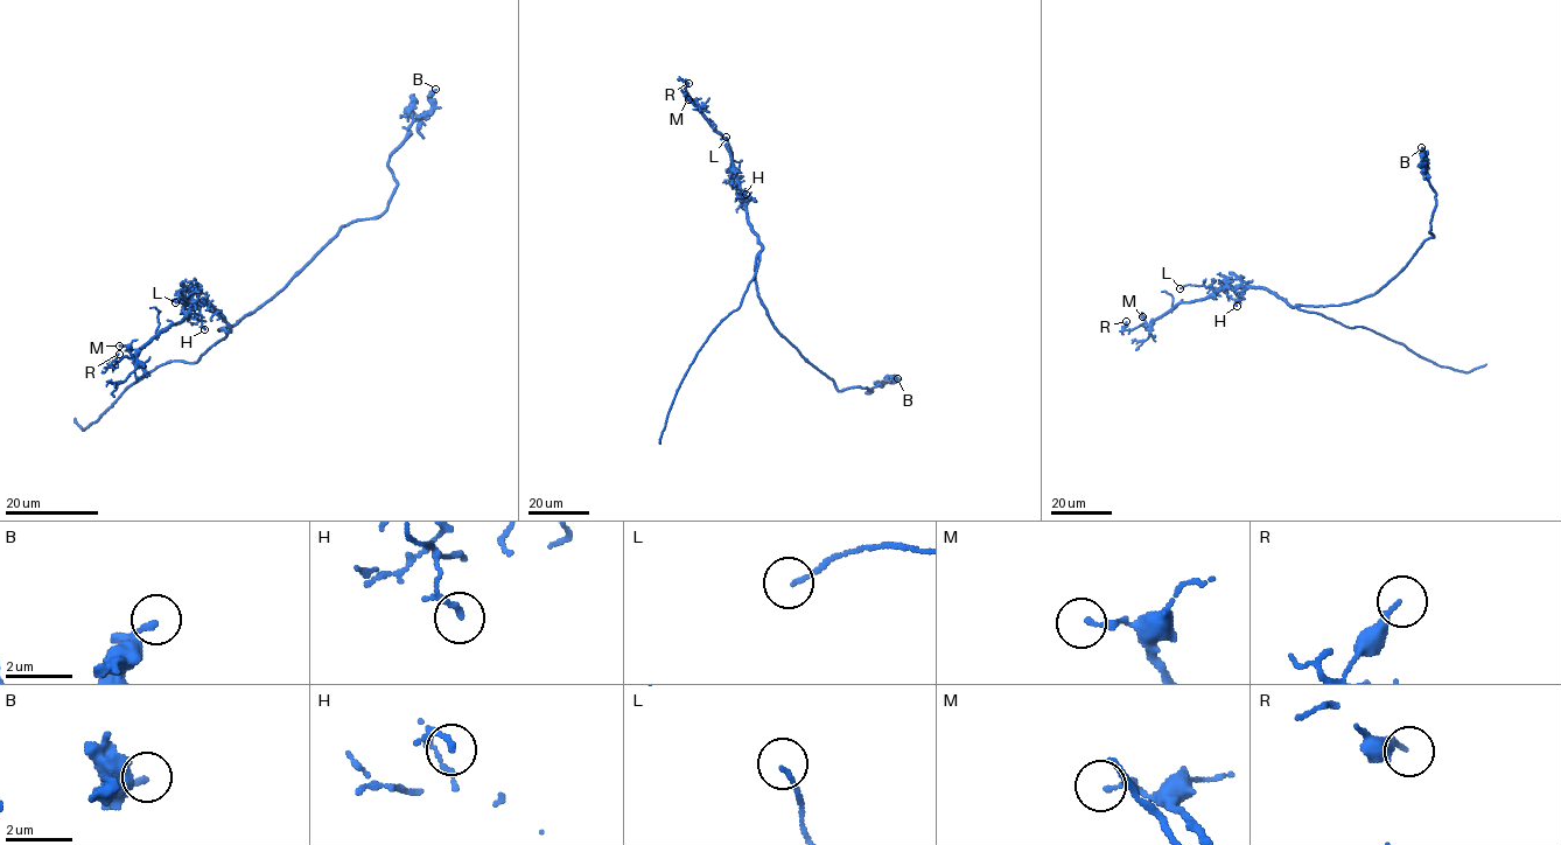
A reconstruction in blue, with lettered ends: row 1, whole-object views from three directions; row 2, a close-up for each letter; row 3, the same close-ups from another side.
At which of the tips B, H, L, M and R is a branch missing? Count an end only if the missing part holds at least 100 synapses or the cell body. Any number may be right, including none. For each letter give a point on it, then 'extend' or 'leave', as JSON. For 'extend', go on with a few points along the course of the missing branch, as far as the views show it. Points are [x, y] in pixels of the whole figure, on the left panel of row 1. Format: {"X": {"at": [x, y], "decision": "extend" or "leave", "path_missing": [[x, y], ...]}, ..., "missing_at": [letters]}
{"B": {"at": [435, 89], "decision": "leave"}, "H": {"at": [204, 329], "decision": "leave"}, "L": {"at": [175, 302], "decision": "leave"}, "M": {"at": [119, 346], "decision": "leave"}, "R": {"at": [119, 354], "decision": "leave"}, "missing_at": []}

